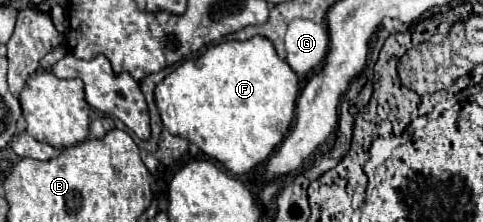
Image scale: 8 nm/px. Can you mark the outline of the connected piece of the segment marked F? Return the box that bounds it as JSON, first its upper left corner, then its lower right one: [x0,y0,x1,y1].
[154,37,298,175]

